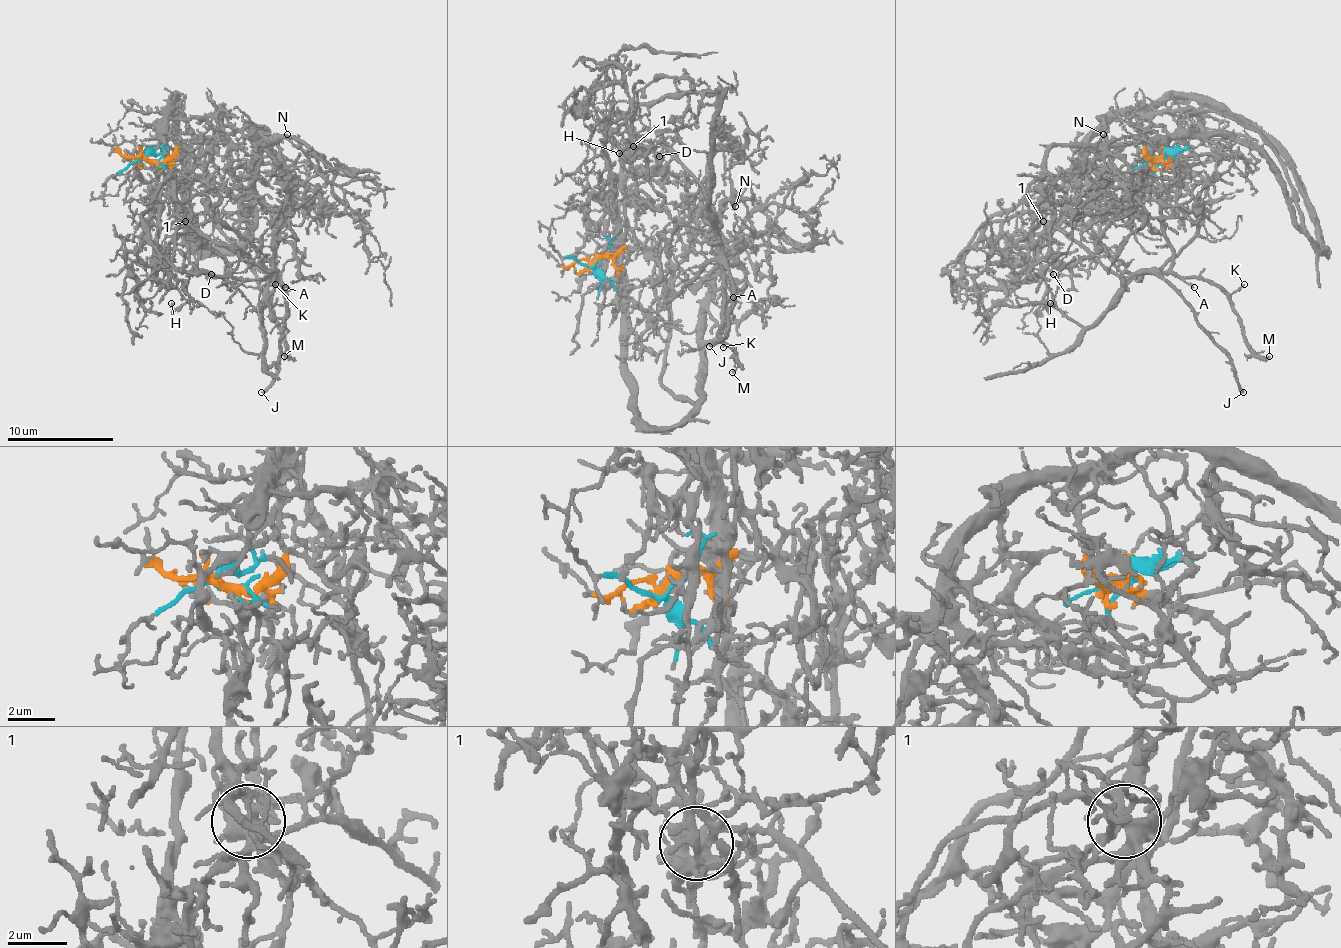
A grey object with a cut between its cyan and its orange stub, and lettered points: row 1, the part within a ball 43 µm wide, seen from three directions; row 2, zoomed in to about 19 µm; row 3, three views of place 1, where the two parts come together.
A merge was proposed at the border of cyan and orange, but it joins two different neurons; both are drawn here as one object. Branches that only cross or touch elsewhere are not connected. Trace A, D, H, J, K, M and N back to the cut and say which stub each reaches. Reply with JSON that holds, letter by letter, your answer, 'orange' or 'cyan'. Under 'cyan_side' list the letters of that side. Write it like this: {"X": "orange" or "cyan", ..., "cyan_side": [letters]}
{"A": "cyan", "D": "orange", "H": "orange", "J": "cyan", "K": "cyan", "M": "cyan", "N": "orange", "cyan_side": ["A", "J", "K", "M"]}

